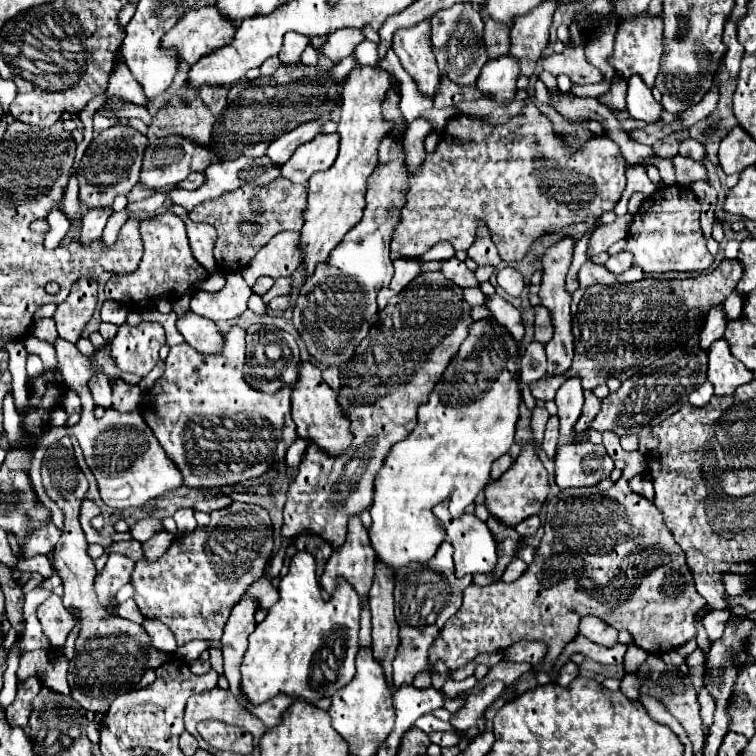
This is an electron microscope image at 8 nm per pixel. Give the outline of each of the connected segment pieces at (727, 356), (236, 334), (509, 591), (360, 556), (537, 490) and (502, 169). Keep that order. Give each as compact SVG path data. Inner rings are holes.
M717 339L709 349L707 379L713 383L715 395L731 395L739 385L749 383L753 373L731 355L725 339Z
M231 327L225 335L225 345L219 353L207 355L195 351L191 345L181 343L169 349L165 359L165 373L143 395L139 413L151 427L153 435L165 449L167 457L179 467L183 485L187 487L223 487L243 483L263 475L271 465L285 457L287 447L295 441L297 431L291 421L291 387L277 393L263 393L249 387L243 379L245 363L245 329Z
M625 477L607 491L599 491L597 487L559 491L557 497L547 503L543 529L545 533L535 549L535 557L545 559L535 559L517 581L495 581L485 587L471 583L465 589L463 607L447 621L431 645L429 665L443 661L453 671L473 661L479 653L495 653L517 641L545 641L547 657L535 671L551 671L563 647L577 637L579 619L583 615L595 615L617 631L627 629L633 635L633 643L653 655L677 649L697 635L695 615L705 605L705 599L693 585L685 553L675 543L657 505L633 493Z
M355 517L349 523L345 545L339 547L339 551L335 551L327 561L321 585L329 595L333 595L337 579L343 577L347 583L353 585L359 599L365 601L369 597L369 589L373 583L373 569L375 569L375 551L371 547L369 533L361 525L359 517Z
M527 443L523 447L521 455L511 465L511 469L503 477L499 477L497 481L491 481L485 487L485 507L487 507L491 517L499 519L507 527L515 527L523 519L527 519L531 515L537 515L541 511L541 505L545 503L547 495L549 495L547 471L545 471L543 463L539 461L539 457L535 453L535 445Z
M527 103L517 117L503 125L455 115L441 131L437 151L425 157L417 175L409 175L407 205L401 211L401 223L395 229L391 251L413 259L443 241L451 243L455 251L467 251L477 239L479 221L483 221L501 259L507 263L521 261L539 237L557 233L567 225L599 219L605 211L613 211L625 191L625 171L627 163L615 141L609 137L591 137L583 147L571 151L571 145L565 145L565 135L555 131L551 121L533 103Z

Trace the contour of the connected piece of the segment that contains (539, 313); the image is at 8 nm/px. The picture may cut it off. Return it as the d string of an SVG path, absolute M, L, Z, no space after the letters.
M543 305L535 307L535 341L547 345L547 341L553 335L553 327L551 327L551 319L547 315L547 309Z

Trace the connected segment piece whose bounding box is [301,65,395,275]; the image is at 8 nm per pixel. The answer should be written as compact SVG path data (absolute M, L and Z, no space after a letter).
M355 67L343 81L343 99L341 99L341 121L337 127L339 133L339 155L331 169L315 173L309 179L309 199L305 211L305 225L301 229L301 247L305 251L307 275L315 269L317 263L323 263L333 247L337 247L343 235L353 229L363 217L367 179L379 165L377 147L383 135L389 133L391 123L383 119L381 105L387 97L387 91L395 85L395 77L389 71L377 67Z

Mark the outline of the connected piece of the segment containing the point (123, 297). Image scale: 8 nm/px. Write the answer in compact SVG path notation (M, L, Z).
M159 213L155 217L149 217L145 221L141 221L141 237L143 237L143 243L145 243L145 255L139 263L139 269L133 271L131 275L111 275L111 279L107 281L105 285L105 297L111 299L111 301L117 301L129 309L137 309L137 307L149 307L153 305L163 293L169 293L169 295L175 295L175 297L181 297L183 293L189 291L189 287L193 285L193 289L201 283L205 283L209 279L209 273L193 259L191 255L191 249L189 249L189 241L187 241L187 233L185 233L185 223L177 217L177 215L169 215L169 213Z

